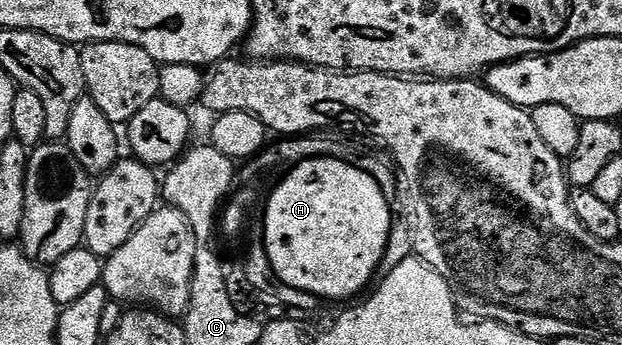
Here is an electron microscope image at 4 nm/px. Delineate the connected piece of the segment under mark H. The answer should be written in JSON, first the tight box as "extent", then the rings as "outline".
{"extent":[263,157,393,301],"outline":[[[315,157],[294,164],[270,195],[269,206],[265,209],[263,244],[274,274],[284,285],[314,293],[318,299],[326,297],[329,301],[364,294],[370,288],[369,280],[378,276],[377,268],[385,257],[389,232],[393,229],[390,198],[379,191],[371,174],[346,161],[336,157]]]}

